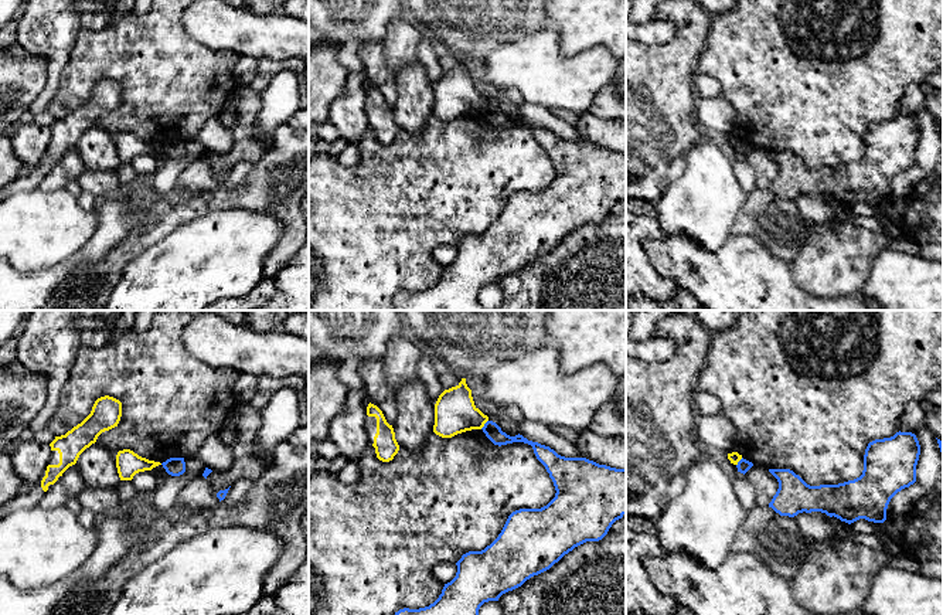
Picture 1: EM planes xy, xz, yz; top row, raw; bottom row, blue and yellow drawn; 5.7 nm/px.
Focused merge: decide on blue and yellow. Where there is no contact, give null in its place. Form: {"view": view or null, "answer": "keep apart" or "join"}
{"view": "xz", "answer": "keep apart"}

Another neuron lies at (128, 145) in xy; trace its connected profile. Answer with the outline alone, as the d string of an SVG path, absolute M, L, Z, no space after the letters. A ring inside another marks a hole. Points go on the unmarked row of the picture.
M130 132L119 133L116 137L116 150L120 163L132 163L136 156L152 153L159 147L161 146L142 140Z

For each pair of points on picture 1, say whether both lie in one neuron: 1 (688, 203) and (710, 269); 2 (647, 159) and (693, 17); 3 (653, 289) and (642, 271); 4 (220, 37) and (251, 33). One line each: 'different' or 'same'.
1: different
2: same
3: same
4: same

